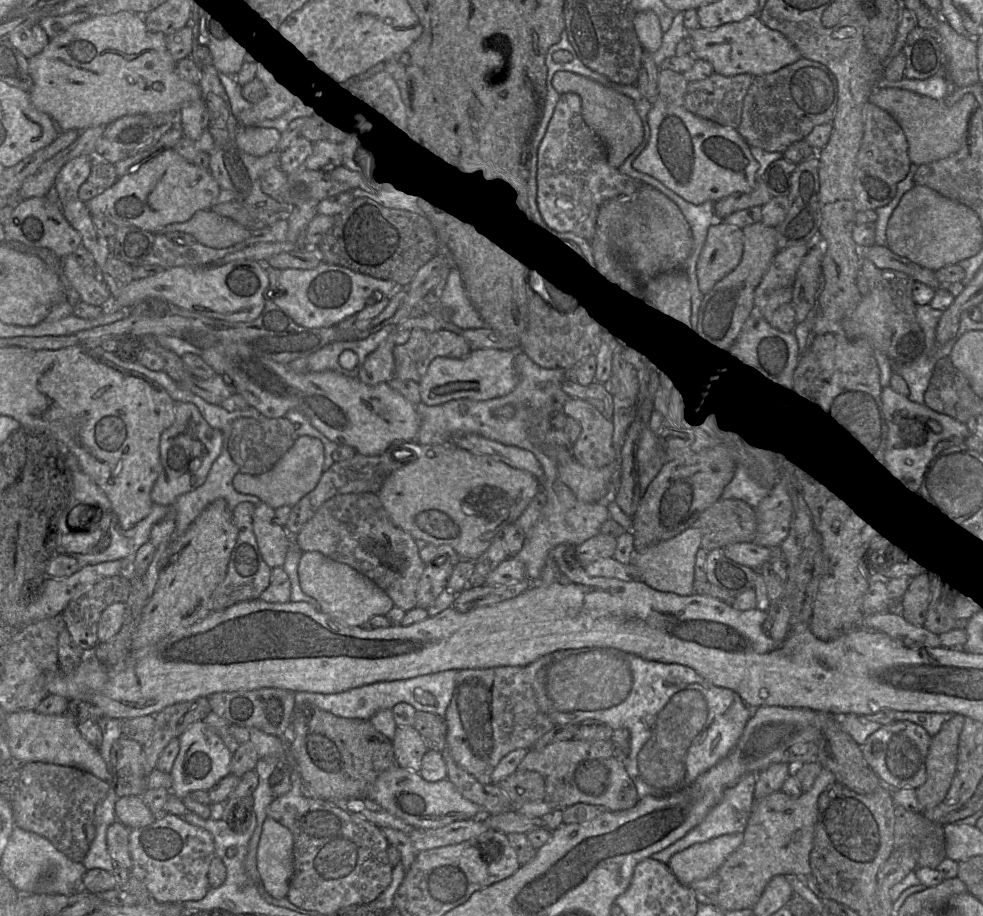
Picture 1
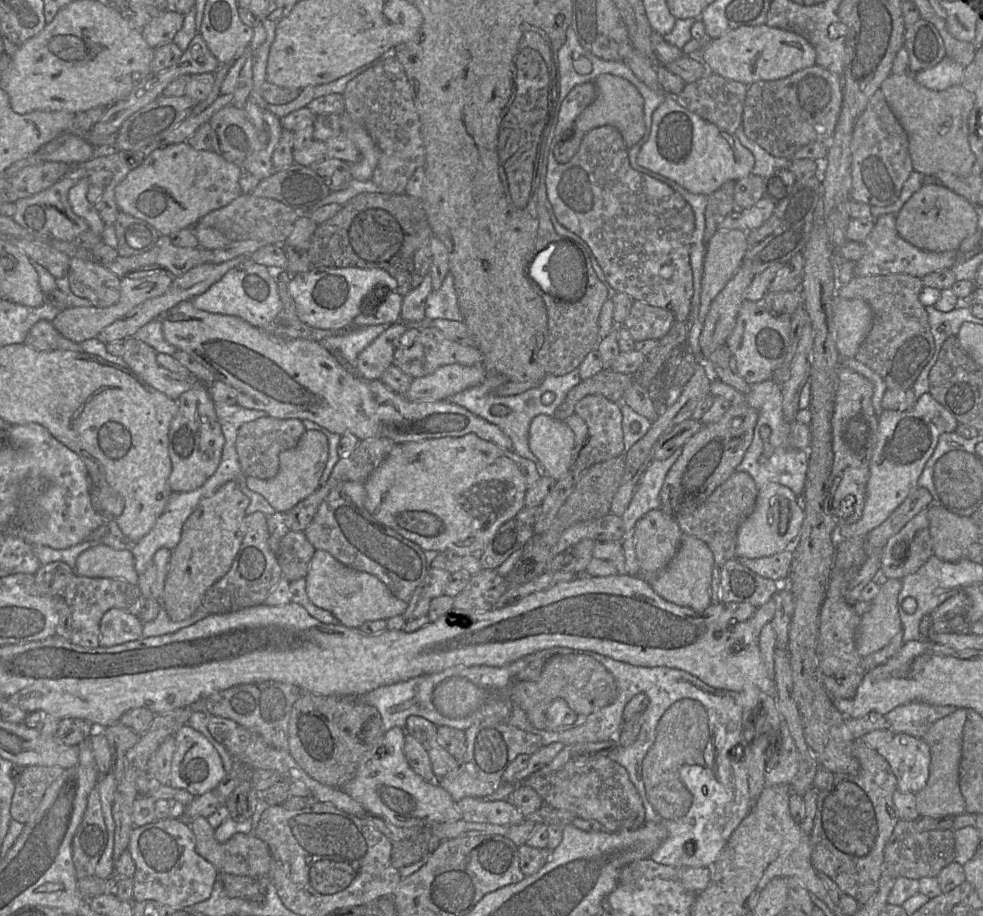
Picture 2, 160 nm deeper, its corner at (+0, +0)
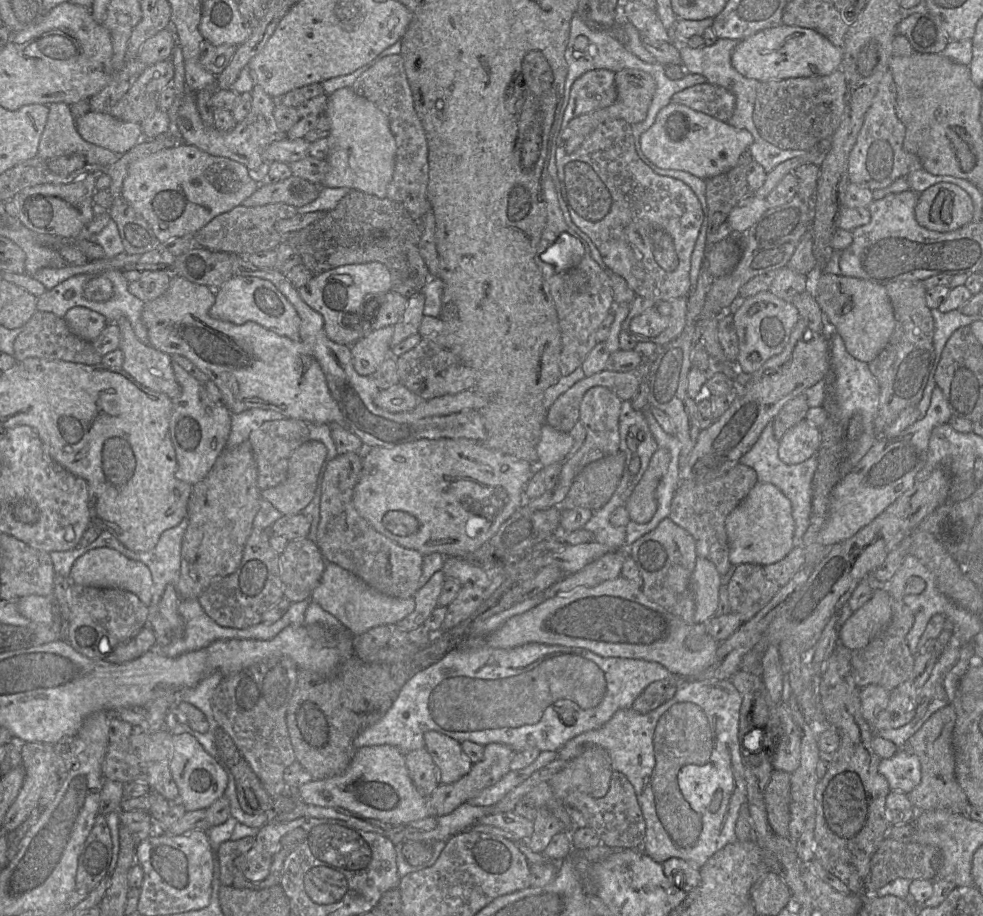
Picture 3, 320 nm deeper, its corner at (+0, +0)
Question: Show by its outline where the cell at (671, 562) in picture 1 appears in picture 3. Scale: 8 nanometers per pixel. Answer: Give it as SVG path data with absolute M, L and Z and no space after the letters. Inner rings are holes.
M697 557L690 578L690 588L695 602L695 623L706 624L715 616L722 576L715 565L706 558Z

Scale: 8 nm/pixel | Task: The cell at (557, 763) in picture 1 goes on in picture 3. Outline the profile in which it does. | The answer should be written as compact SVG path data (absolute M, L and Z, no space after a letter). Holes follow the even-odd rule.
M614 771L607 794L602 798L592 798L582 792L569 793L564 804L581 812L588 826L601 840L601 845L609 848L642 849L645 838L645 820L635 791L626 776Z

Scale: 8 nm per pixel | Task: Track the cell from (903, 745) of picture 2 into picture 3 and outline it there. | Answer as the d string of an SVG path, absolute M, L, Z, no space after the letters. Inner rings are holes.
M901 748L889 759L882 759L879 772L888 781L892 791L909 794L919 786L922 774L917 756Z

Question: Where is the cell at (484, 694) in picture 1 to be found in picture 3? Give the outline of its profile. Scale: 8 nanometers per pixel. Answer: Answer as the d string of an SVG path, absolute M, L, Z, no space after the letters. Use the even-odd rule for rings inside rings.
M501 743L484 747L481 761L472 765L470 771L452 784L439 784L428 798L430 816L440 817L451 813L483 789L494 785L511 769L515 751Z

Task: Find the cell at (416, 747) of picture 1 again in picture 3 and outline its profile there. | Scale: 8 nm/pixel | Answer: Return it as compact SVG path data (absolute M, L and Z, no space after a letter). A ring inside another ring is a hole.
M426 748L405 754L406 766L418 792L429 798L440 784L438 769Z

